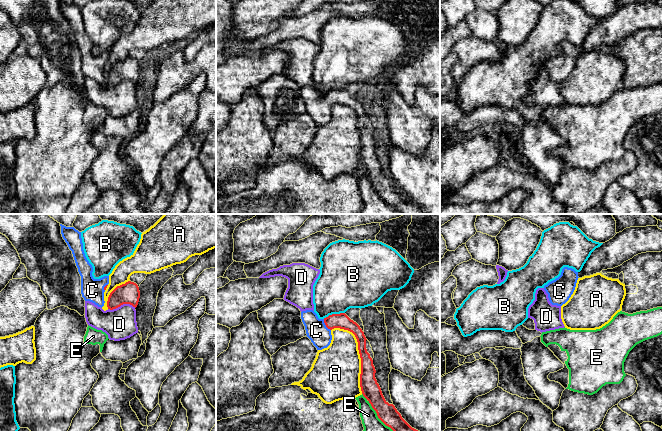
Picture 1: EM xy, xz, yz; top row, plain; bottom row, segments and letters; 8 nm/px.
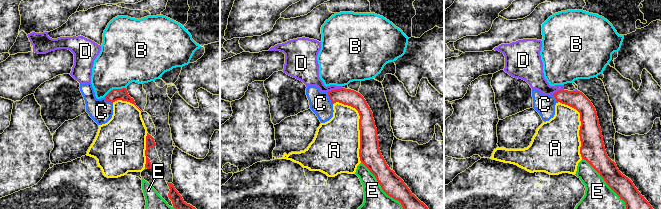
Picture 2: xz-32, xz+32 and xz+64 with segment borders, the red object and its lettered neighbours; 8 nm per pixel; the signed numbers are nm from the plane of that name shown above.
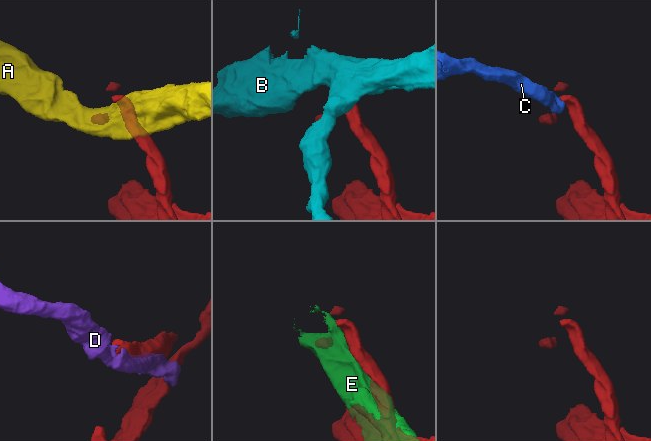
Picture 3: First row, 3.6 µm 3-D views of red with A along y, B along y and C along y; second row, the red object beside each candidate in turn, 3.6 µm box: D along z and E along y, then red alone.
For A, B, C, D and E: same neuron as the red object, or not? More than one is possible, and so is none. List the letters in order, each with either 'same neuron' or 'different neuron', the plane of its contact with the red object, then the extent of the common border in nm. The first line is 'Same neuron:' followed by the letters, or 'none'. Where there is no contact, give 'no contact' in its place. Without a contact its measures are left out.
Same neuron: C
A: different neuron; meets red in xz; contact 600 nm long
B: different neuron; meets red in xz; contact 180 nm long
C: same neuron; meets red in xz; contact 110 nm long
D: different neuron; meets red in xy; contact 220 nm long
E: different neuron; meets red in xz; contact 480 nm long

